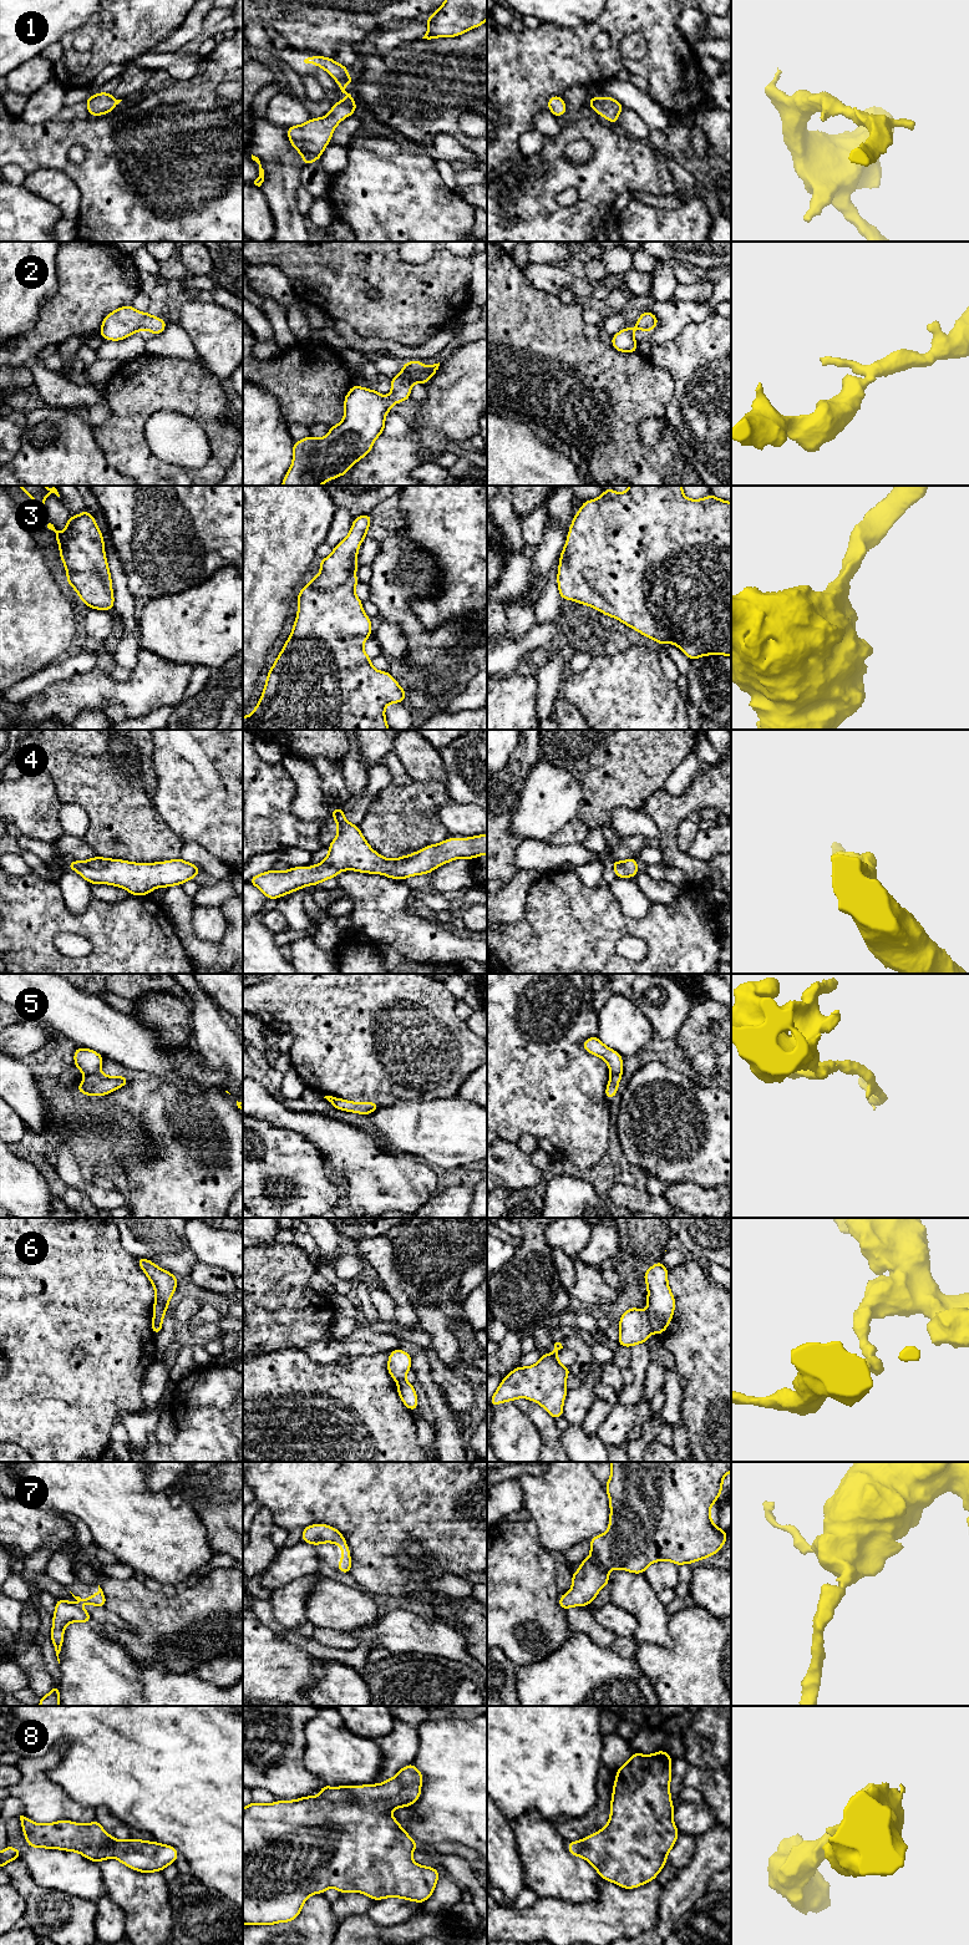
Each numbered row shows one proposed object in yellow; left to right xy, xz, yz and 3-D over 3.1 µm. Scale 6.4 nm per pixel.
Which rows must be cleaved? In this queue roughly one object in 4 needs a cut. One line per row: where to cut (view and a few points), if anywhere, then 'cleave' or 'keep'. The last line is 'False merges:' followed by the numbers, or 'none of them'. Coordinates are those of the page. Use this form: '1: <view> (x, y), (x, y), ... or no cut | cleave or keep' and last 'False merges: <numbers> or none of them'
1: no cut | keep
2: no cut | keep
3: no cut | keep
4: no cut | keep
5: xy (99, 1070), (86, 1076) | cleave
6: yz (647, 1313), (653, 1331) | cleave
7: no cut | keep
8: no cut | keep
False merges: 5, 6

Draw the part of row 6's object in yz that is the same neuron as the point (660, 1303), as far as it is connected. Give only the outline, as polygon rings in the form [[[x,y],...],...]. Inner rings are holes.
[[[660,1261],[644,1271],[648,1288],[646,1307],[653,1332],[663,1334],[671,1322],[675,1297],[668,1284],[669,1270]]]

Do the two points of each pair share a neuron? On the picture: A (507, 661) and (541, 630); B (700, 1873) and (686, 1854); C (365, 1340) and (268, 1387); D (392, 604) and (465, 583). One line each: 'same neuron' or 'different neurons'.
A: same neuron
B: different neurons
C: different neurons
D: different neurons

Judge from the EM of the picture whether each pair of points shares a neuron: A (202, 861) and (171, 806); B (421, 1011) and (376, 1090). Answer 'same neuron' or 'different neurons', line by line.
A: different neurons
B: same neuron

